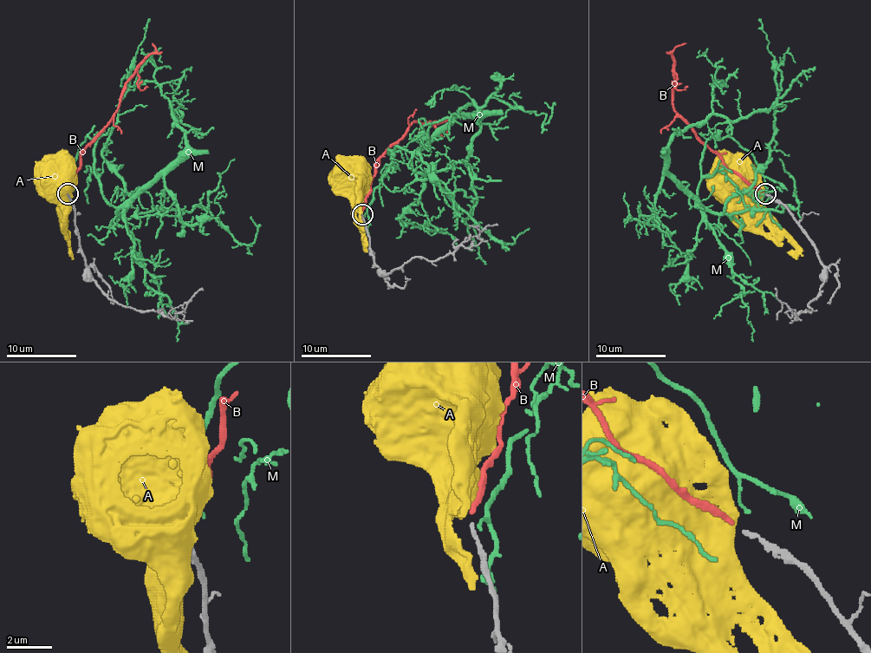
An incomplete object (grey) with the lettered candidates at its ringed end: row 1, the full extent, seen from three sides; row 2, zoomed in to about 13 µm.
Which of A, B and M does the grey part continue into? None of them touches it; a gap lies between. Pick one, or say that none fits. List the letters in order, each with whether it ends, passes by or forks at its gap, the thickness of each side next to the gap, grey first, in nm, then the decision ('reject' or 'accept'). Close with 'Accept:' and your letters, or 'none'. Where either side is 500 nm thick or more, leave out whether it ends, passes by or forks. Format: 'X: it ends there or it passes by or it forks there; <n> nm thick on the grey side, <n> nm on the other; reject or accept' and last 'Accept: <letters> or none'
A: 160 nm thick on the grey side, 650 nm on the other; reject
B: it ends there; 160 nm thick on the grey side, 200 nm on the other; accept
M: it ends there; 160 nm thick on the grey side, 100 nm on the other; reject
Accept: B

